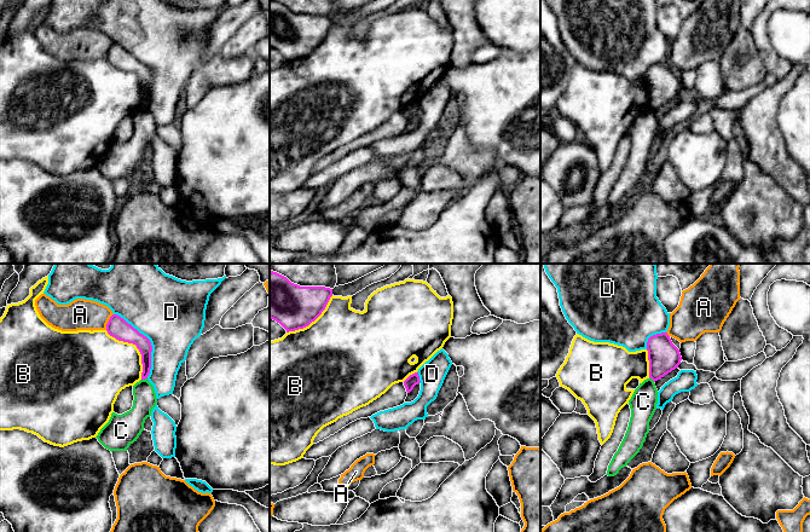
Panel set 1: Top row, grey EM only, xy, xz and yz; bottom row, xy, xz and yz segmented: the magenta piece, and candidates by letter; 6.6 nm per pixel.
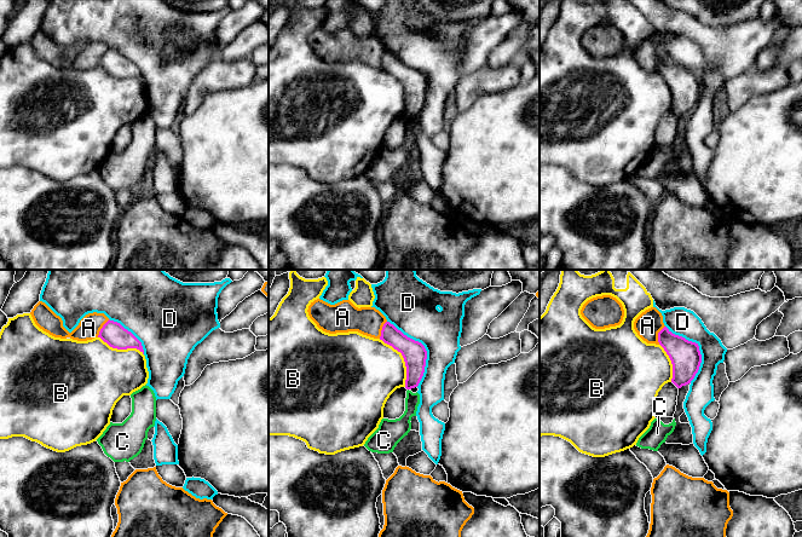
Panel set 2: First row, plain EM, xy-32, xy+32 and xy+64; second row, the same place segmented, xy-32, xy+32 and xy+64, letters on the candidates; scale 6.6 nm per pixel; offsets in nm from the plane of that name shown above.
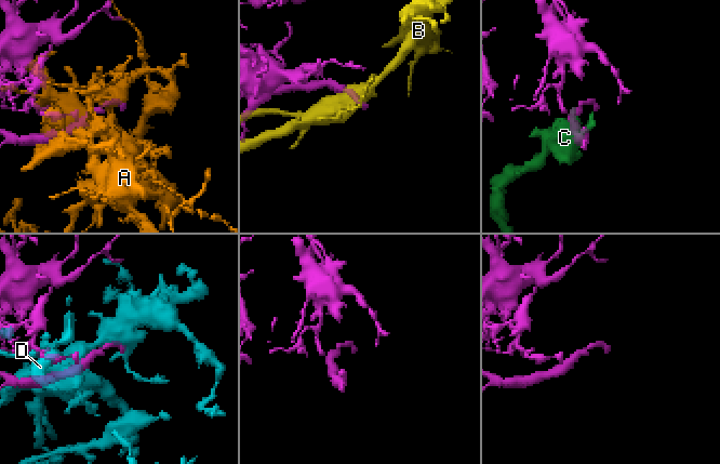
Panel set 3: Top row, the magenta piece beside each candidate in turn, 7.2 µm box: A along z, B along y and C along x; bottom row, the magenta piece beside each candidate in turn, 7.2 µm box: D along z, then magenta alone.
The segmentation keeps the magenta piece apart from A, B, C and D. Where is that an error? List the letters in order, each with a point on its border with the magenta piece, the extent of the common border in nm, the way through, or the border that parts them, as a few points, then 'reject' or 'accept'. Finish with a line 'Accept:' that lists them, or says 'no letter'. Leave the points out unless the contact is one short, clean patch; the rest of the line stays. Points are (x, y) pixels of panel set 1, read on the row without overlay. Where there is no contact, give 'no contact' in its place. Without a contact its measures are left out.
A: contact xy (108, 51); length 120 nm; reject
B: contact xy (137, 76); length 400 nm; reject
C: contact xy (144, 108); length 40 nm; border xy (146, 107), (142, 109); reject
D: contact xy (149, 70); length 480 nm; reject
Accept: no letter

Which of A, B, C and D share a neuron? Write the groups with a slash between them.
A / B / C / D

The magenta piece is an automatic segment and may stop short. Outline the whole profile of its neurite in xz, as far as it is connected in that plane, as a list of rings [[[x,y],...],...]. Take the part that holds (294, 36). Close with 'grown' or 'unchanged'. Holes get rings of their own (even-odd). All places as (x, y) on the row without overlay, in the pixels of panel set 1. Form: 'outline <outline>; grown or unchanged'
outline [[[270,0],[270,47],[287,62],[308,56],[325,39],[332,18],[300,16],[287,6]]]; unchanged

